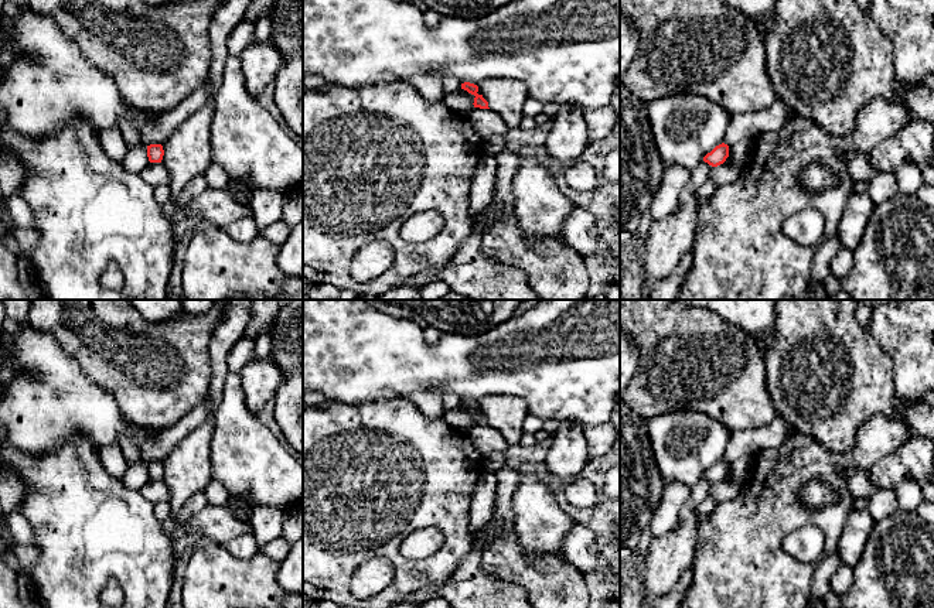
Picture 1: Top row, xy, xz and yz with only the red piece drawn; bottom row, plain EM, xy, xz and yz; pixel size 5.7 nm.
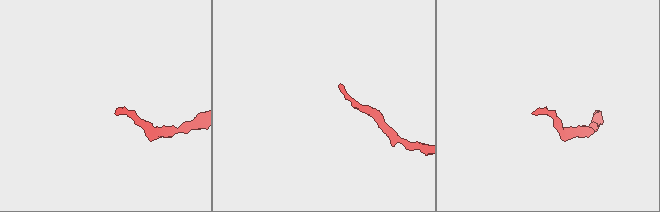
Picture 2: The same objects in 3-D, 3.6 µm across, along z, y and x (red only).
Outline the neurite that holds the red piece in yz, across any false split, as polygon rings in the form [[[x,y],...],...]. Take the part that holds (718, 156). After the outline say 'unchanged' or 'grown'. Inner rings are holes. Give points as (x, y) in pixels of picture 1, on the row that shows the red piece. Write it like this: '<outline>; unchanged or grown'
[[[722,143],[703,157],[703,161],[712,167],[717,167],[729,157],[729,146]]]; unchanged

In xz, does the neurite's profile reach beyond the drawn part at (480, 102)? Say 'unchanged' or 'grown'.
unchanged

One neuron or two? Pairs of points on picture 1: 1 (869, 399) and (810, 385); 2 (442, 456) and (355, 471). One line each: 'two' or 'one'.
1: one
2: one

